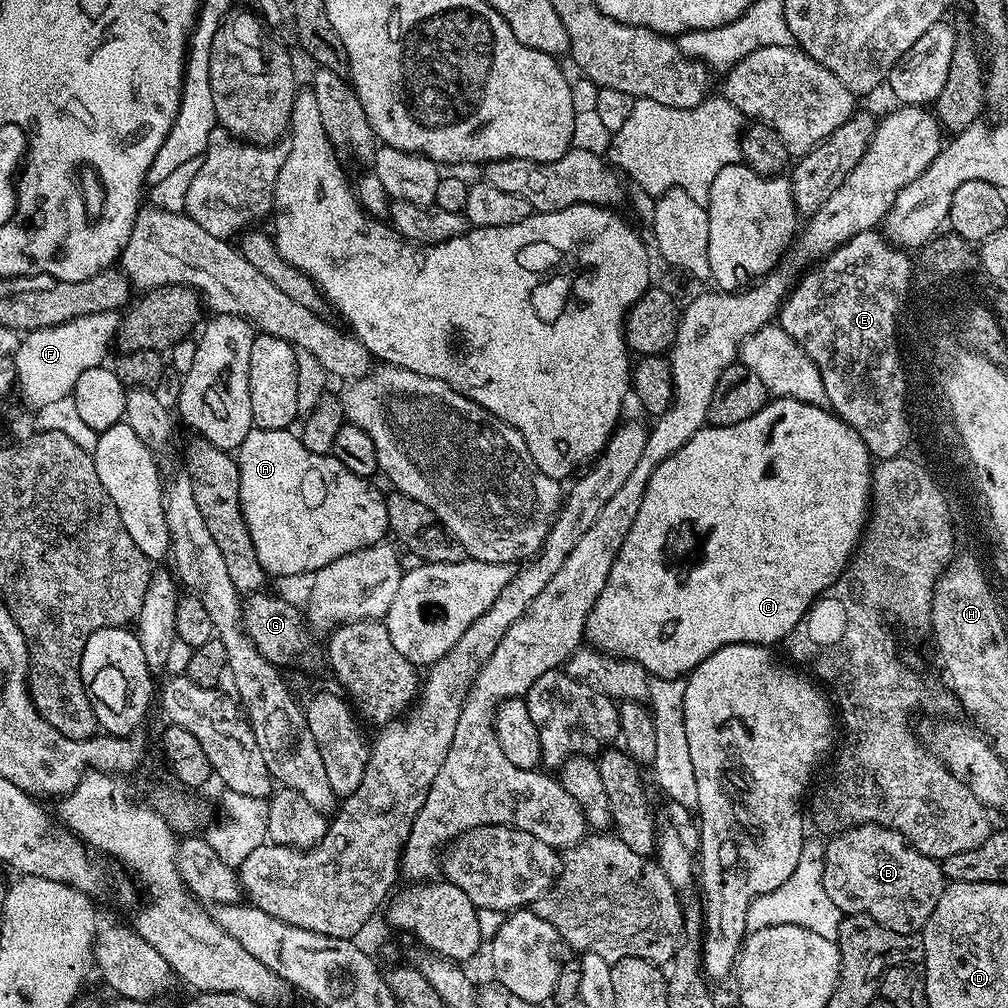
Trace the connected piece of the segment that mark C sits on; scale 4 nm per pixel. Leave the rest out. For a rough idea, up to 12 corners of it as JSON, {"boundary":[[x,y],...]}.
{"boundary":[[769,399],[650,474],[584,627],[649,677],[781,643],[874,457]]}

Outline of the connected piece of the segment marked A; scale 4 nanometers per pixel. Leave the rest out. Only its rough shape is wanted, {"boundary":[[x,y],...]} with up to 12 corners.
{"boundary":[[295,431],[240,443],[240,509],[269,577],[389,535],[386,499]]}

